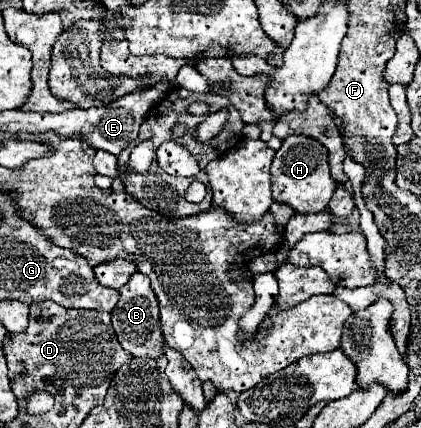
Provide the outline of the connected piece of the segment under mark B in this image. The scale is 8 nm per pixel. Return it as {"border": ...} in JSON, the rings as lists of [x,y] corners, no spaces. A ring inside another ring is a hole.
{"border":[[[136,272],[126,286],[120,290],[120,300],[116,308],[112,310],[112,326],[118,336],[120,346],[132,354],[142,358],[160,358],[164,354],[162,350],[162,328],[160,328],[160,312],[158,312],[158,300],[150,288],[150,278]]]}

